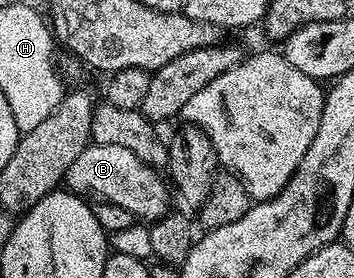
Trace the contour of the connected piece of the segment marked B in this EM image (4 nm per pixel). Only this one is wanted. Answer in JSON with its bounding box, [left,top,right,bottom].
[64,143,171,223]

